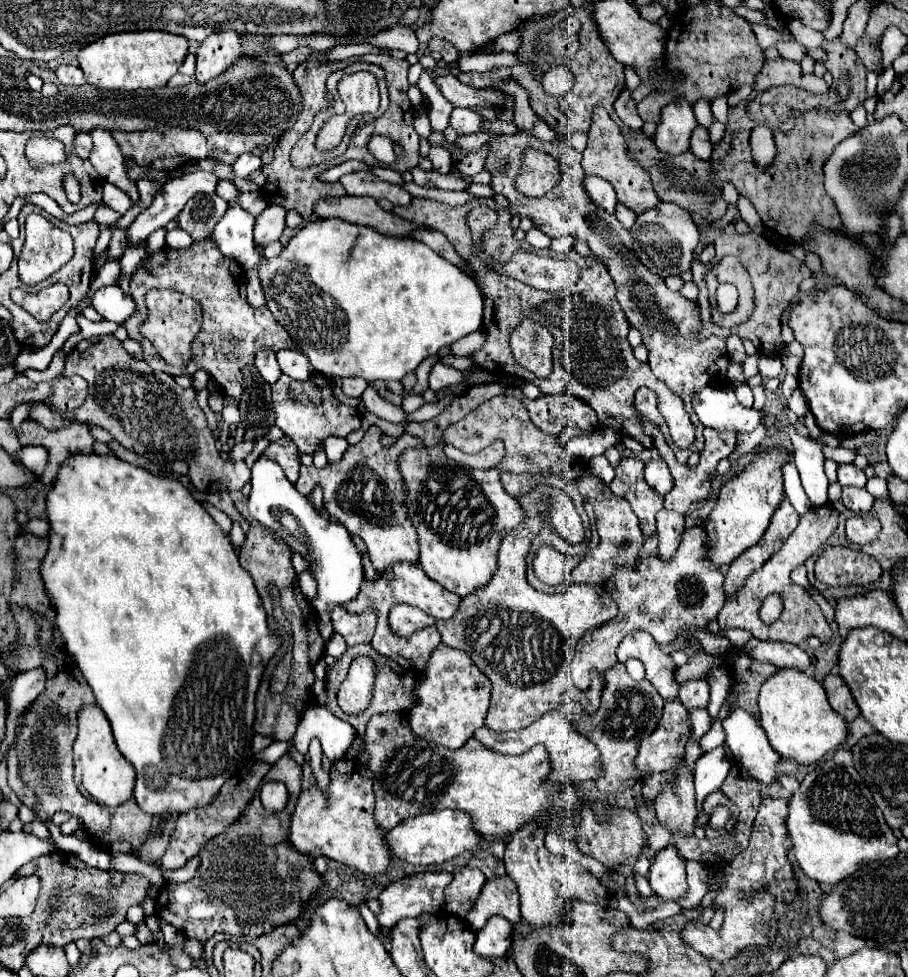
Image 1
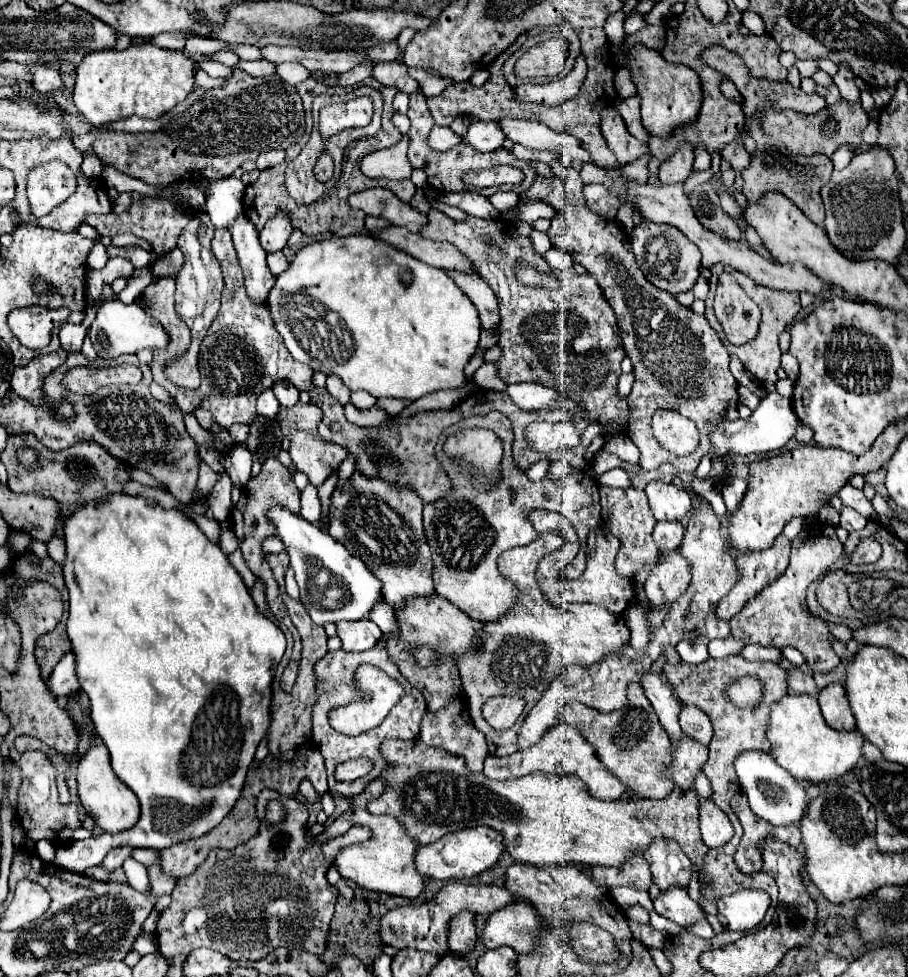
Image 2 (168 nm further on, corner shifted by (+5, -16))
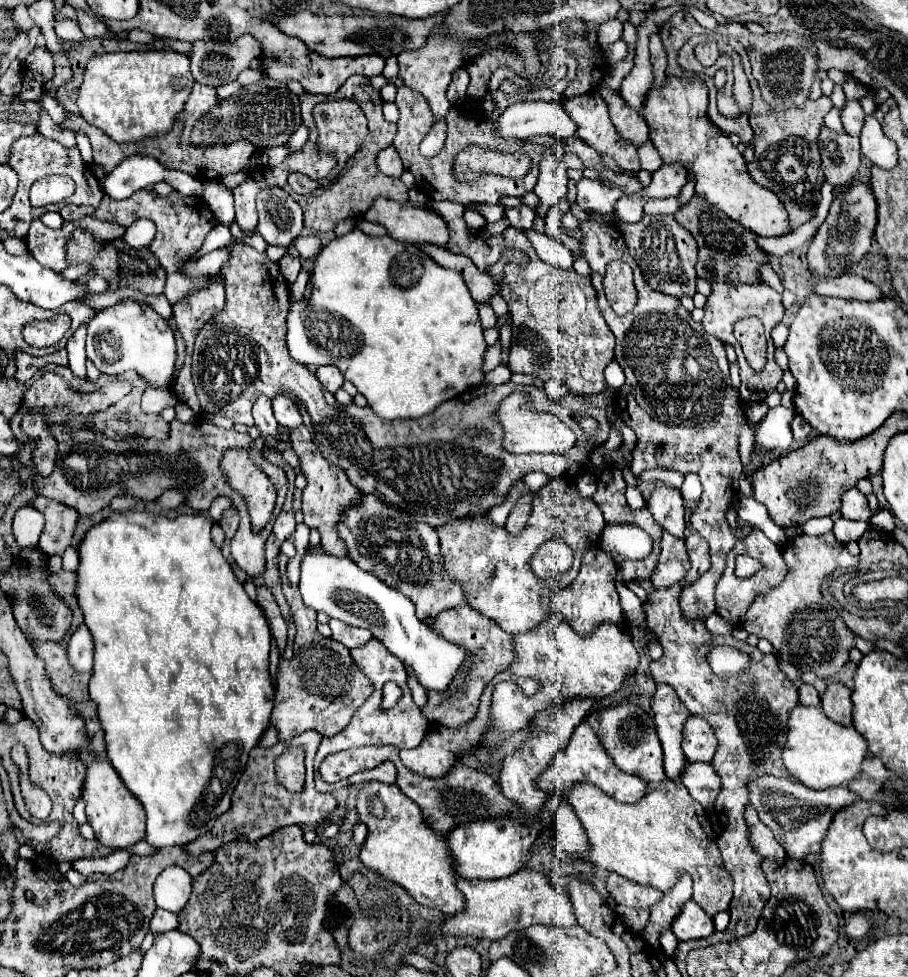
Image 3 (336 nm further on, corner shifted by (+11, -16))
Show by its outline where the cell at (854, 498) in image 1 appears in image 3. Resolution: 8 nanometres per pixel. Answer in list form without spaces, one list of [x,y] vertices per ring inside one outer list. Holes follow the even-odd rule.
[[[838,518],[834,522],[832,532],[834,532],[836,540],[852,542],[852,540],[858,540],[868,528],[870,528],[868,522],[852,522],[852,520],[846,520],[846,518]]]

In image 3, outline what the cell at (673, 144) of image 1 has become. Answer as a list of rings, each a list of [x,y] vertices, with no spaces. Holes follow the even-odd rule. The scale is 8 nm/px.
[[[676,162],[676,164],[662,164],[654,174],[650,186],[644,190],[644,200],[648,198],[670,198],[678,196],[680,188],[686,184],[688,170]]]

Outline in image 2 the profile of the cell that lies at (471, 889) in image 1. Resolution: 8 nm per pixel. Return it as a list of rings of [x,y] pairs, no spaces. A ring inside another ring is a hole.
[[[462,912],[462,916],[456,916],[452,920],[448,942],[450,950],[458,956],[468,956],[476,948],[476,926],[470,912]]]

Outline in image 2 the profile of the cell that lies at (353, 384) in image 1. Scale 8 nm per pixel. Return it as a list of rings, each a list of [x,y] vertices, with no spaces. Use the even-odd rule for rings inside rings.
[[[330,374],[326,380],[326,388],[342,406],[346,406],[350,402],[350,390],[346,388],[346,384],[342,380],[338,380],[338,376]]]

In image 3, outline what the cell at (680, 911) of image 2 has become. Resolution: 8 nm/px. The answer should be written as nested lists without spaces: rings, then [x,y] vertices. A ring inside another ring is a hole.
[[[688,900],[672,922],[672,932],[678,940],[700,940],[714,932],[714,924],[712,918],[708,918],[708,914],[694,904],[694,900]]]

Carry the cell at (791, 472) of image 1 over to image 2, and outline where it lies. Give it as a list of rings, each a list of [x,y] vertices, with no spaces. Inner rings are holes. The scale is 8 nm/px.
[[[794,518],[794,520],[790,520],[790,522],[784,526],[782,534],[784,534],[788,540],[794,540],[794,538],[800,534],[802,526],[804,526],[804,520],[802,520],[802,518]]]

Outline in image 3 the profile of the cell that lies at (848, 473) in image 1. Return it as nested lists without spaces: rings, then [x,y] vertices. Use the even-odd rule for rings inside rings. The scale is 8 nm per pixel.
[[[850,488],[842,496],[842,516],[848,520],[864,520],[868,522],[872,518],[872,510],[868,506],[868,500],[864,494],[860,494],[856,488]]]

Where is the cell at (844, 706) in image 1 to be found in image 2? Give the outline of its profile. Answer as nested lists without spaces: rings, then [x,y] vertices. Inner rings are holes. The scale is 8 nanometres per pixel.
[[[828,684],[820,696],[820,708],[824,718],[828,720],[828,724],[836,730],[856,730],[856,722],[854,716],[850,712],[850,704],[848,704],[848,696],[842,684]]]

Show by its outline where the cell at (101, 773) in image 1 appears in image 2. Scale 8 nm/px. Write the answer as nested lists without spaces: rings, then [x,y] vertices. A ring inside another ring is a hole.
[[[96,738],[96,742],[86,750],[86,754],[80,760],[78,796],[80,796],[80,802],[86,810],[86,814],[90,814],[94,818],[96,826],[100,826],[102,832],[108,832],[108,834],[124,832],[124,830],[132,828],[140,818],[138,798],[134,796],[134,792],[130,792],[130,788],[126,788],[126,784],[122,784],[114,776],[114,770],[110,766],[110,756],[100,738]]]

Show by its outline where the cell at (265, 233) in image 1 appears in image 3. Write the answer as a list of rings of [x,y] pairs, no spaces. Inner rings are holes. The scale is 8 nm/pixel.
[[[264,188],[260,190],[256,198],[256,208],[258,208],[258,228],[256,232],[270,244],[270,246],[282,246],[288,248],[292,240],[302,232],[302,208],[298,202],[294,202],[282,188]]]

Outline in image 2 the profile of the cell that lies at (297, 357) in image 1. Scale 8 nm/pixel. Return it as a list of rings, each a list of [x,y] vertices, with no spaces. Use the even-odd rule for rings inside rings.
[[[274,384],[274,396],[284,408],[292,408],[298,402],[298,390],[292,384]]]

